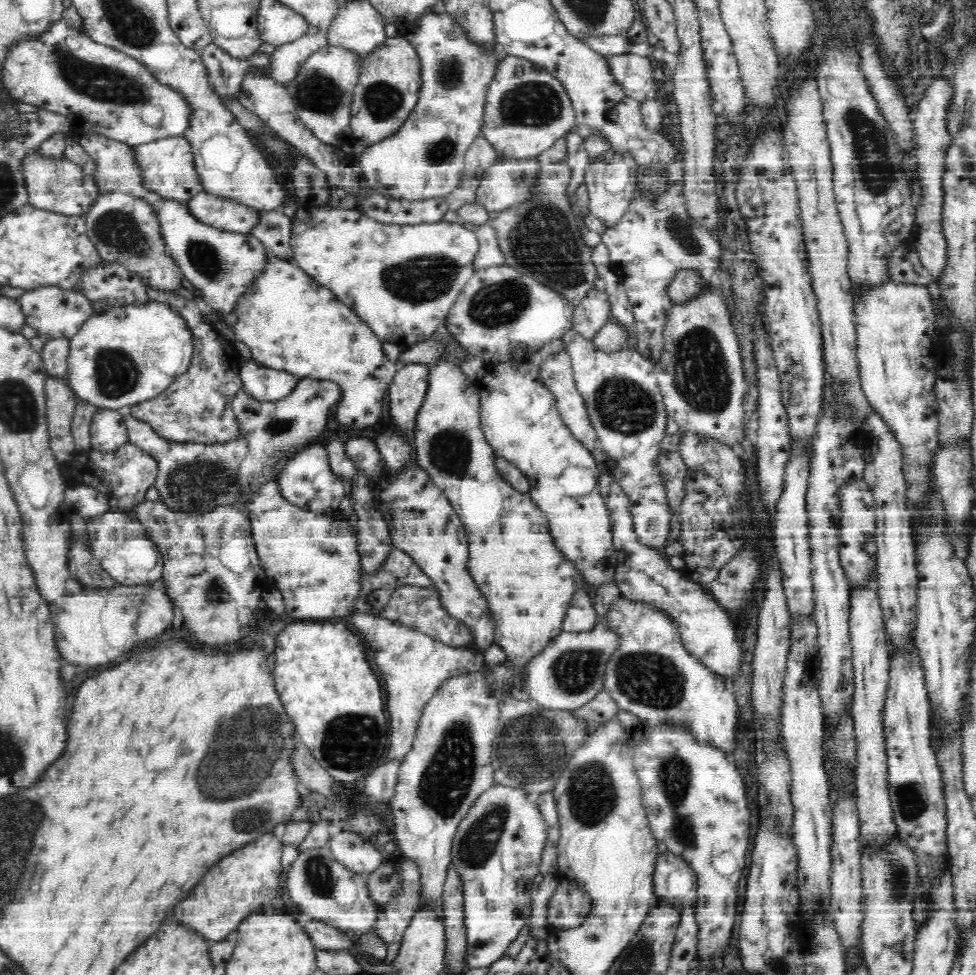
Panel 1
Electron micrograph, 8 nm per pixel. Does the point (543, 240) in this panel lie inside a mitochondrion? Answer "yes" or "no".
yes

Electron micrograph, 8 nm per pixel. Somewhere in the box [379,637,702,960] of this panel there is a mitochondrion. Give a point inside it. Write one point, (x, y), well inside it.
(530, 747)

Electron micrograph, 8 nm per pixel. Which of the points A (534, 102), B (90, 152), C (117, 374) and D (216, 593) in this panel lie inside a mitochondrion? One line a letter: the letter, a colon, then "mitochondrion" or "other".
A: mitochondrion
B: other
C: mitochondrion
D: mitochondrion

